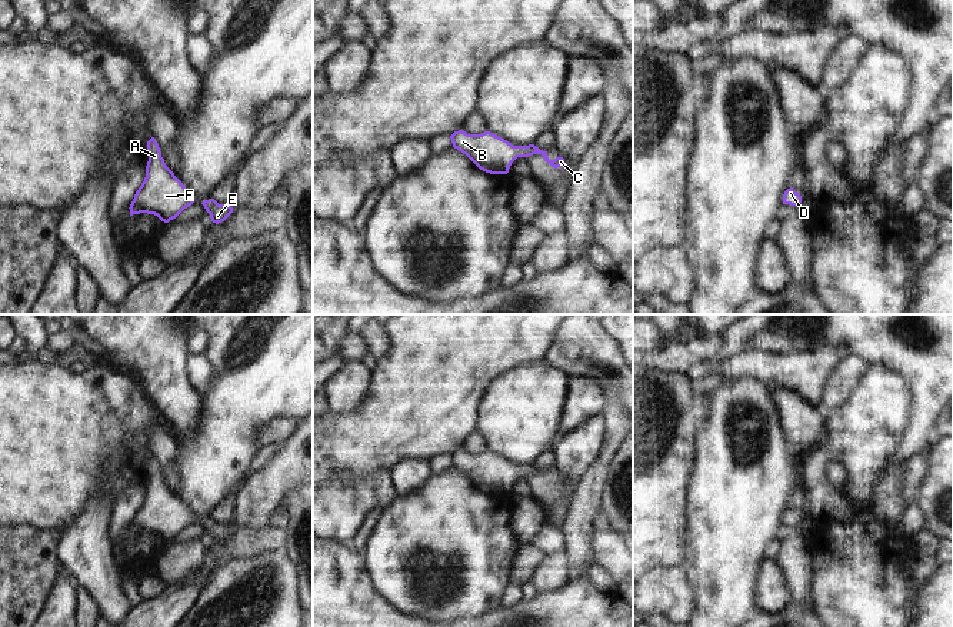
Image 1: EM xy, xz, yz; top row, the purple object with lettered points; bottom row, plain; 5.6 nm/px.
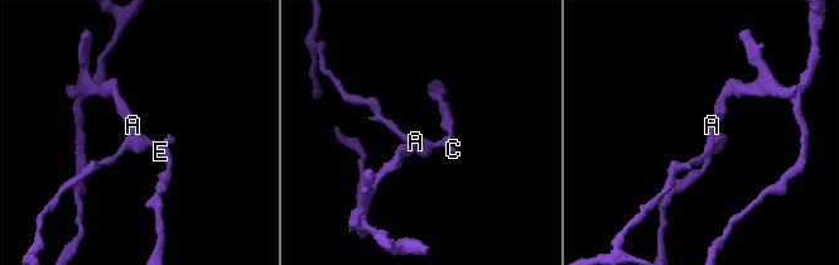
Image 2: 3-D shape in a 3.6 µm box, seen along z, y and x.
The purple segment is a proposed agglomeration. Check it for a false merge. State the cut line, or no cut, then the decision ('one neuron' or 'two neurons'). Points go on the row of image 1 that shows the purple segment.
cut none; one neuron

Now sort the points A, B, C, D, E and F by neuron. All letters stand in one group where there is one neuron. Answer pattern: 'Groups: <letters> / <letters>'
Groups: A B C D E F.

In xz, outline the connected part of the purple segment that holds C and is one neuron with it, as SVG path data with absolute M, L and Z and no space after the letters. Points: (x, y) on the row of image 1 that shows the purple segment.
M459 130L454 131L450 139L454 149L466 154L480 170L490 174L507 174L512 163L517 157L529 157L536 153L542 154L544 161L552 167L564 167L563 157L550 160L547 151L540 150L534 144L513 146L490 131L467 134L466 131Z

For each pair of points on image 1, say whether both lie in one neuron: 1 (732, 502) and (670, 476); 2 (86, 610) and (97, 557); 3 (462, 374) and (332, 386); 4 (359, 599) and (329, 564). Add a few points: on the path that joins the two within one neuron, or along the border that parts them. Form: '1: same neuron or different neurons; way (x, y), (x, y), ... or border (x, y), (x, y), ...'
1: different neurons; border (696, 450), (687, 486), (687, 517)
2: different neurons; border (79, 586), (89, 594), (99, 612)
3: different neurons; border (372, 372), (365, 400), (350, 412)
4: same neuron; way (349, 596), (329, 574)

